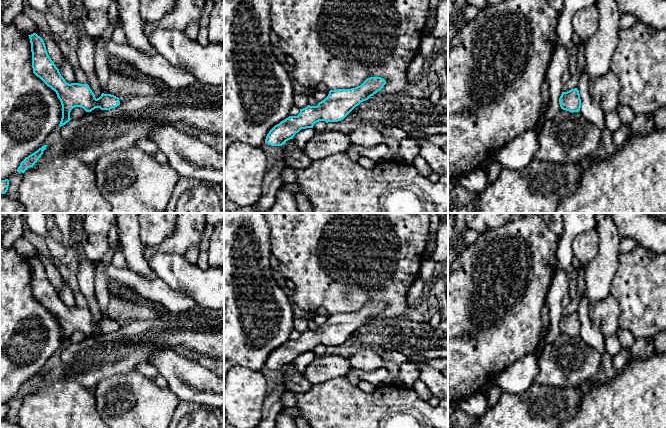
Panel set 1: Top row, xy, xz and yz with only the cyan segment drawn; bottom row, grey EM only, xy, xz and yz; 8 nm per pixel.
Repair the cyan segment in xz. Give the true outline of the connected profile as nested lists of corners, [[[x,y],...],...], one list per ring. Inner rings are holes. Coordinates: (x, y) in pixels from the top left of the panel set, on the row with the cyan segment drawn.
[[[370,77],[355,88],[330,90],[328,96],[317,106],[308,105],[300,109],[297,116],[289,116],[275,125],[267,134],[265,143],[282,146],[293,139],[301,129],[313,128],[319,121],[341,121],[361,102],[380,91],[385,84],[386,81],[381,77]]]

